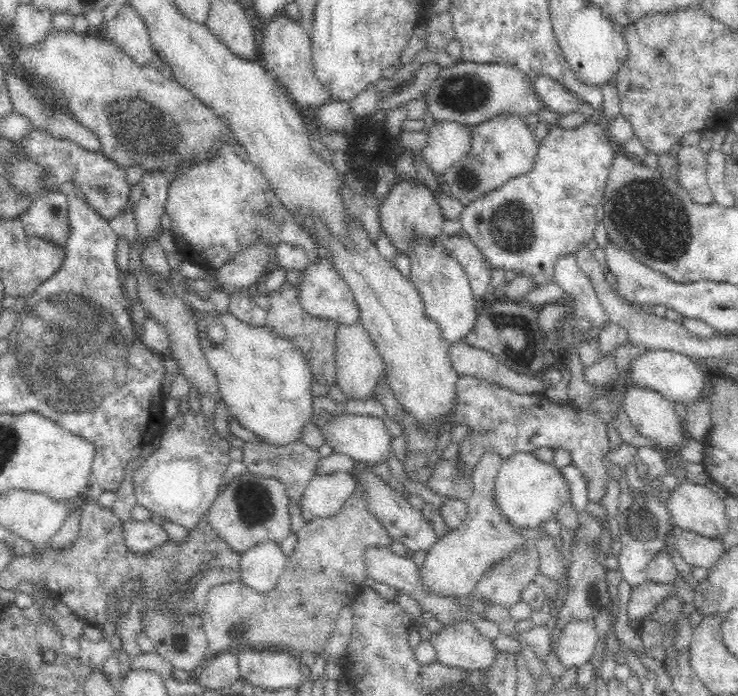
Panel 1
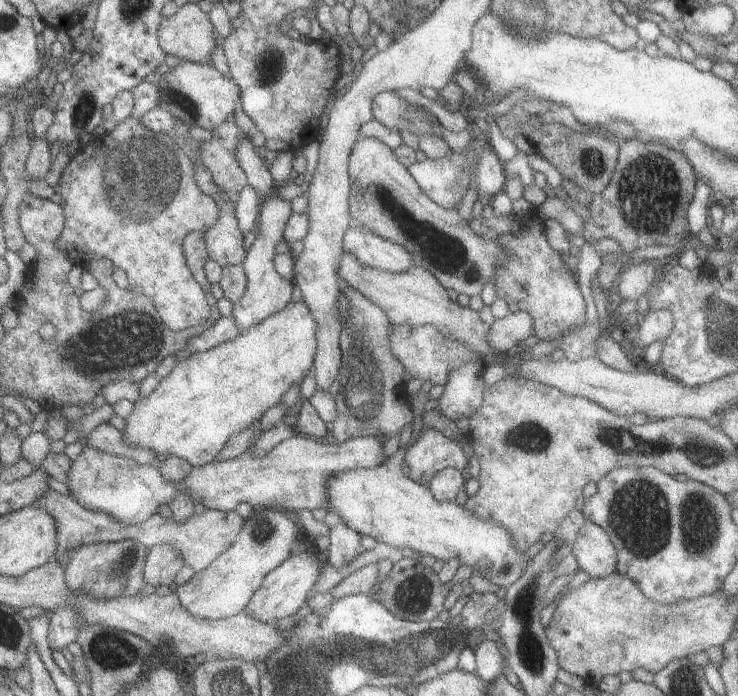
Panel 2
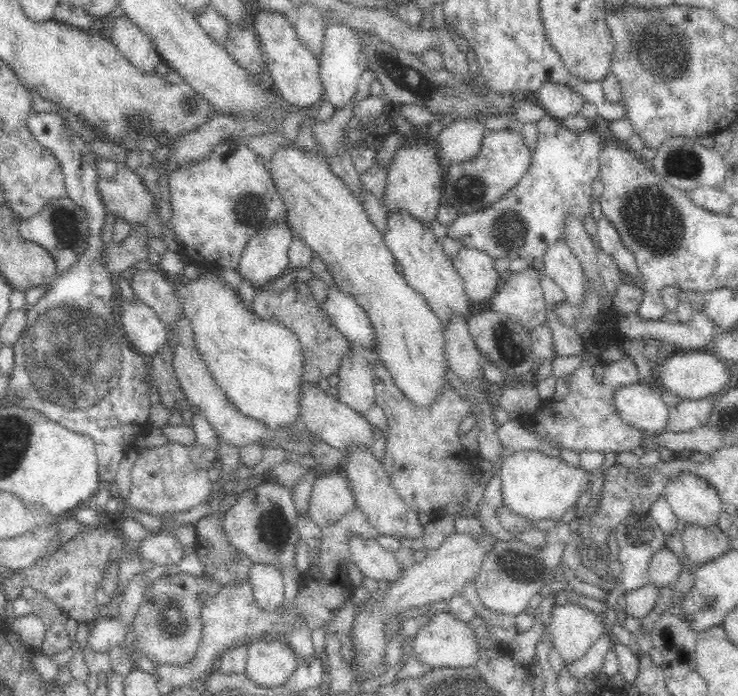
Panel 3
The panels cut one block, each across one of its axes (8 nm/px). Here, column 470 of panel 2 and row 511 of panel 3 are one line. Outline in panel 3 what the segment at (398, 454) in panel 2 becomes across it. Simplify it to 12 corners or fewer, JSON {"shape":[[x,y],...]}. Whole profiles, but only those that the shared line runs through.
{"shape":[[540,450],[500,466],[506,507],[559,521],[595,473]]}

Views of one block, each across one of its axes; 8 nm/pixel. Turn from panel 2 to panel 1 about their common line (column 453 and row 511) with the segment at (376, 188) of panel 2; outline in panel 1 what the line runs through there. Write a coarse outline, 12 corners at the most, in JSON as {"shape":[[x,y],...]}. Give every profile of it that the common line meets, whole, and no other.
{"shape":[[246,473],[206,517],[234,552],[292,534],[285,486]]}

